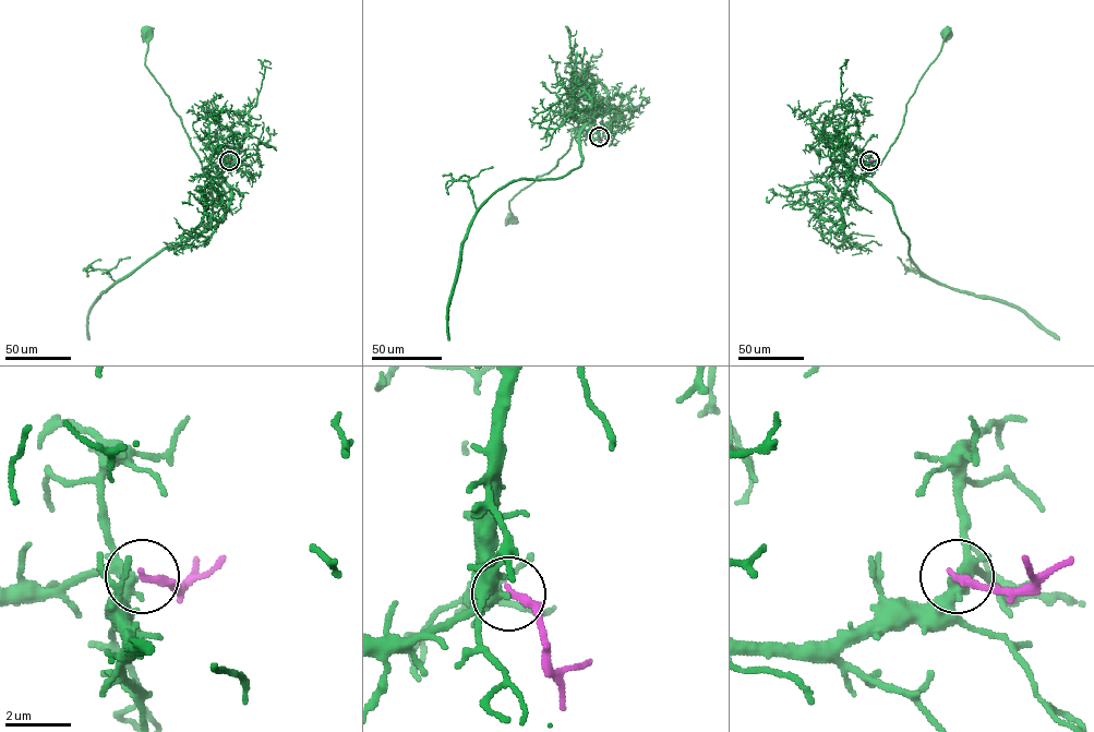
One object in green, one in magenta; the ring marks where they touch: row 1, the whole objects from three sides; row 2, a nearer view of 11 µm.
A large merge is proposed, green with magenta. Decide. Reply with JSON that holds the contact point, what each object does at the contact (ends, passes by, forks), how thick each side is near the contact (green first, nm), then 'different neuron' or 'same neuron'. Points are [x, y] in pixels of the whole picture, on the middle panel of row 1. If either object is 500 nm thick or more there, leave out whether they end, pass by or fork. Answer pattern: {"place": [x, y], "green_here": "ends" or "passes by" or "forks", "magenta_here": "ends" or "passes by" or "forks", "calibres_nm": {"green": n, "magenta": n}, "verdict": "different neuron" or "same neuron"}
{"place": [599, 136], "green_here": "forks", "magenta_here": "ends", "calibres_nm": {"green": 320, "magenta": 280}, "verdict": "same neuron"}

